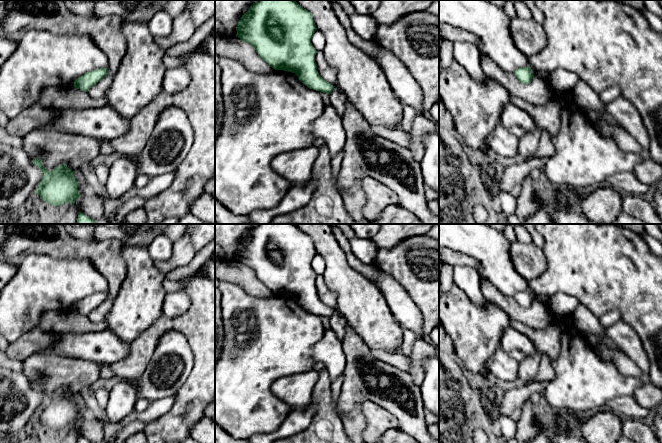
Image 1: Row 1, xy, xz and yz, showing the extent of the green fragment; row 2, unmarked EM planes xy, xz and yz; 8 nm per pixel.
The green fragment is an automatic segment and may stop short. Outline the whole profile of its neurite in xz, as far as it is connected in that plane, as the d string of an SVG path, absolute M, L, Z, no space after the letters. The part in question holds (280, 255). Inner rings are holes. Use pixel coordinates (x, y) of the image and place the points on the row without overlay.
M259 224L253 227L238 245L236 261L253 270L258 279L273 293L295 297L308 312L330 318L335 310L319 299L315 286L317 275L313 271L311 263L316 254L312 238L295 224Z

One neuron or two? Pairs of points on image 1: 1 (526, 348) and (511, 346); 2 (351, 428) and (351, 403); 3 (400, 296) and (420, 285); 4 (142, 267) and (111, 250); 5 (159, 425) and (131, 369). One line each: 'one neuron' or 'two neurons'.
1: one neuron
2: one neuron
3: two neurons
4: two neurons
5: one neuron

